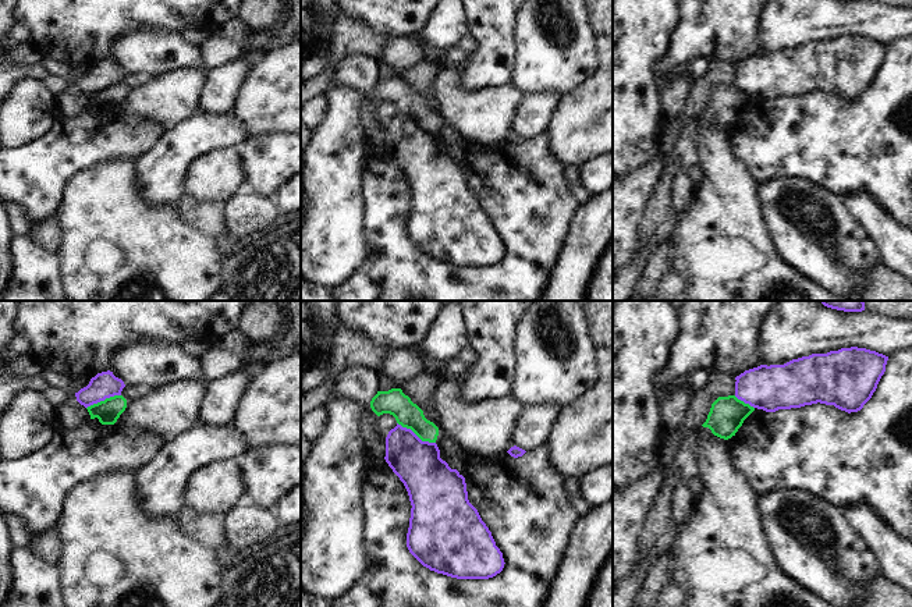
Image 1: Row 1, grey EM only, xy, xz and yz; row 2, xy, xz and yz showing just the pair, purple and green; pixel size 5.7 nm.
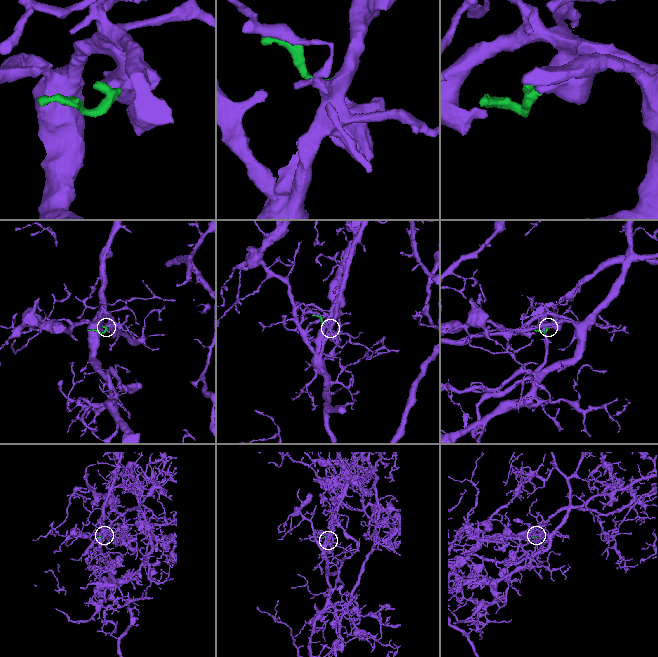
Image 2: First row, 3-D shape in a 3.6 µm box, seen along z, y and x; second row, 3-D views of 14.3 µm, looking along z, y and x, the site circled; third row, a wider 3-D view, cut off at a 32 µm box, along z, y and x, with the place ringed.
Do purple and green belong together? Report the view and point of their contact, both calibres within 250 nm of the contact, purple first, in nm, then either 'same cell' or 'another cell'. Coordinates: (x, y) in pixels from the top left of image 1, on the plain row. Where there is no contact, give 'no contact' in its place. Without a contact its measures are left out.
xz (415, 123) | 280/150 nm | another cell

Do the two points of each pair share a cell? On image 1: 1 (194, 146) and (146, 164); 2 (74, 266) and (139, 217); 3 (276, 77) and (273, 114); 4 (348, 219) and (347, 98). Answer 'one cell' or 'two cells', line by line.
1: one cell
2: one cell
3: one cell
4: one cell

